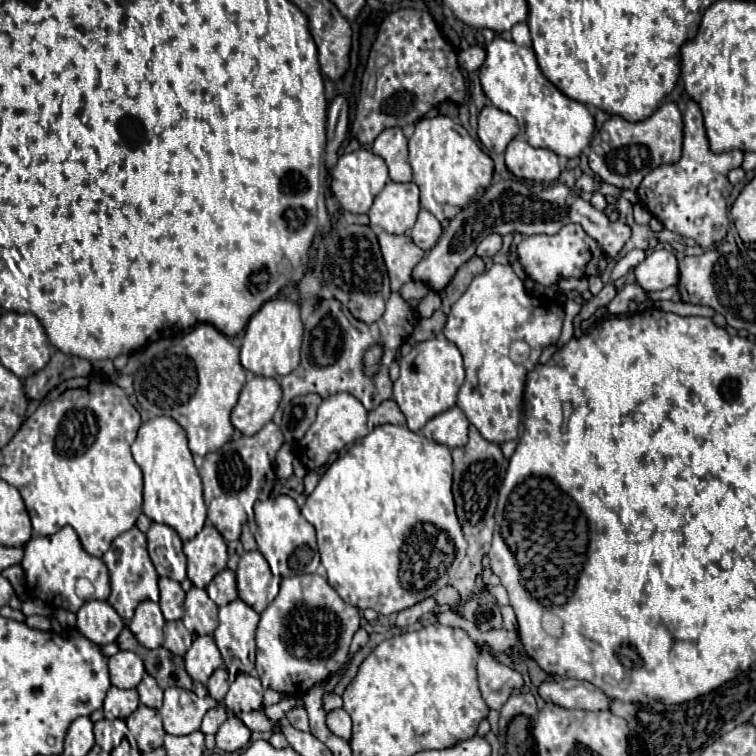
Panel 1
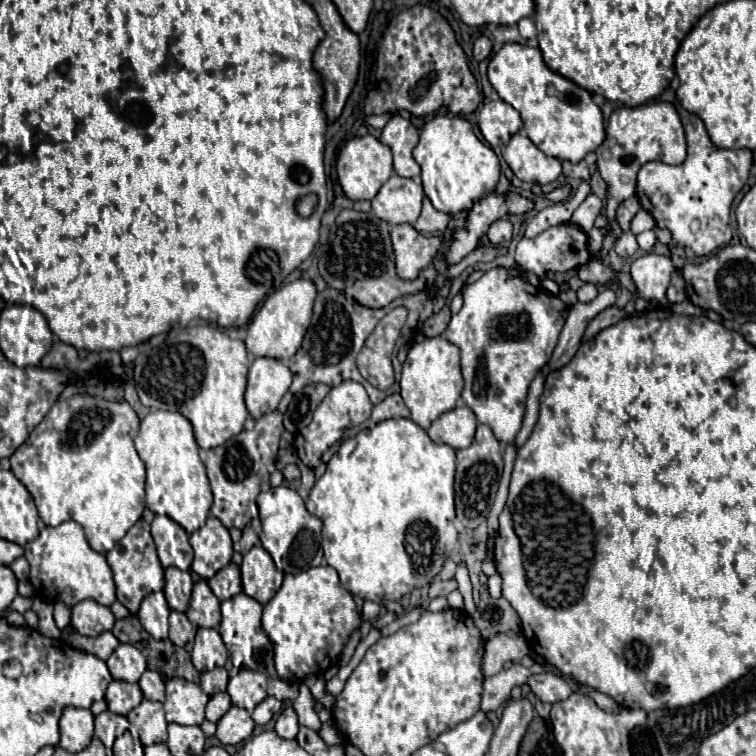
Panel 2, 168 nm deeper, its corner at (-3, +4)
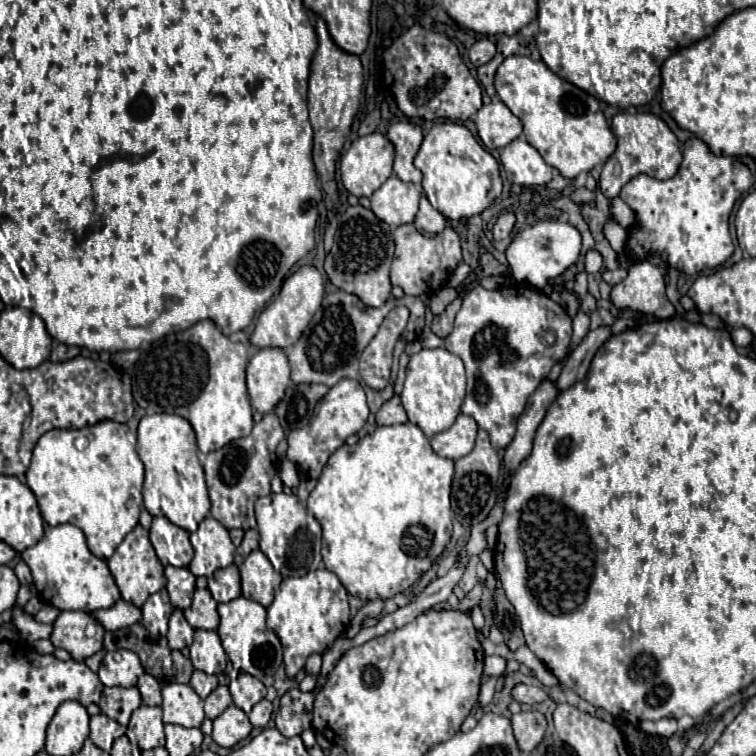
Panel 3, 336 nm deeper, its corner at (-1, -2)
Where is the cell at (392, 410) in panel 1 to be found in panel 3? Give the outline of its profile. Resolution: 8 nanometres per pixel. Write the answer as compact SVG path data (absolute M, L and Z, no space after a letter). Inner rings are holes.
M392 397L386 401L380 411L376 413L376 423L378 425L396 425L396 423L408 423L408 415L400 403L400 397Z

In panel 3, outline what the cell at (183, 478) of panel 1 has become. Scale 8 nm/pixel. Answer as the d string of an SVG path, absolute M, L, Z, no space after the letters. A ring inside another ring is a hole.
M154 413L144 415L138 425L138 445L136 451L144 463L144 507L150 515L164 515L174 525L196 531L198 523L210 513L210 499L204 481L204 469L198 461L196 437L188 419L178 415Z

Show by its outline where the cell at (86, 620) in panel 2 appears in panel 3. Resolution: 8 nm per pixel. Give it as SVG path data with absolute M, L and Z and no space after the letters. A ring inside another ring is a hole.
M62 611L52 627L52 645L66 649L74 661L84 663L86 657L103 648L99 623L84 611Z

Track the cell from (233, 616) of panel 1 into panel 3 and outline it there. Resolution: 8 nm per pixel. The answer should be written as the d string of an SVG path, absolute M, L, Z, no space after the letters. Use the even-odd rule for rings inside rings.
M238 597L232 599L230 603L220 603L218 613L220 613L218 635L234 669L246 671L258 679L272 677L282 665L282 645L274 631L266 627L266 609L252 599Z

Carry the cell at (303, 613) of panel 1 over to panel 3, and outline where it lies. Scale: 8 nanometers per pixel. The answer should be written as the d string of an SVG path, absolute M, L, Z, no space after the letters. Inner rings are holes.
M316 569L304 577L286 577L268 607L268 627L280 637L288 677L294 677L316 651L328 651L350 625L348 593L340 579L328 569Z

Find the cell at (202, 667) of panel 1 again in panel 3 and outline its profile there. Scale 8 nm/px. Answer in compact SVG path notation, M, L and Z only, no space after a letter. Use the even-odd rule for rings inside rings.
M196 631L194 643L190 645L190 661L196 669L208 675L220 675L224 671L228 657L216 631Z

